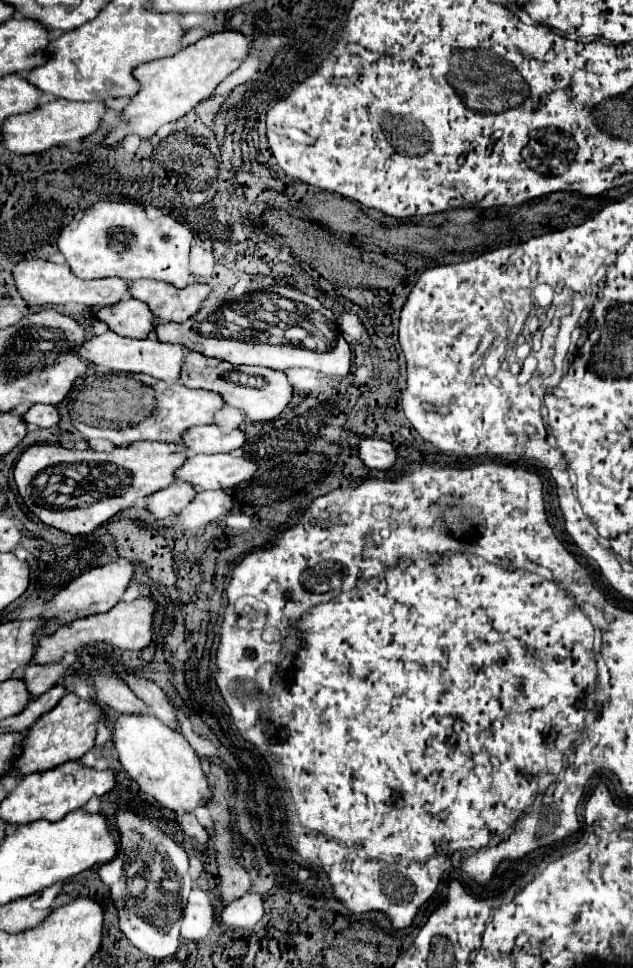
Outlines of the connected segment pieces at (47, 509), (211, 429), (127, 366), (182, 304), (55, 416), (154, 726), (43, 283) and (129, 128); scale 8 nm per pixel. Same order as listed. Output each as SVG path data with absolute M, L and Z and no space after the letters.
M135 442L113 452L69 450L55 444L35 444L23 452L15 466L17 492L35 514L49 526L71 534L89 534L137 498L151 496L175 482L175 470L187 460L183 444Z
M217 424L209 426L195 426L187 430L183 444L193 454L217 454L217 452L233 452L239 450L247 442L247 434L239 428L231 430L229 434L223 432Z
M105 332L101 336L93 336L83 344L83 348L79 348L81 358L85 358L101 368L111 368L115 372L133 372L133 374L141 372L141 374L159 378L163 382L177 382L181 378L183 364L185 364L185 358L189 352L191 350L185 346L161 342L155 336L145 338L145 340L135 340L135 338L119 336L115 332Z
M159 280L131 282L131 296L147 302L151 310L155 310L157 318L169 322L185 322L187 318L195 316L209 294L211 286L207 284L189 284L185 288L177 288Z
M35 404L25 412L25 422L37 424L41 428L57 426L59 424L59 410L57 410L57 406L51 406L51 404Z
M119 716L113 728L113 742L129 776L165 808L193 812L213 798L207 774L191 744L179 732L163 726L155 716Z
M23 260L13 268L15 284L19 294L37 306L63 306L63 304L81 304L91 308L105 308L129 298L129 282L123 278L101 278L101 280L81 280L65 264L55 264L47 260Z
M225 30L201 38L195 44L189 44L175 56L141 64L139 68L135 68L135 76L141 80L141 90L135 94L133 102L123 110L121 114L123 122L115 126L103 142L117 144L129 134L149 138L163 124L185 116L193 106L209 98L209 94L213 94L213 90L245 62L249 52L251 52L249 36L237 30Z

